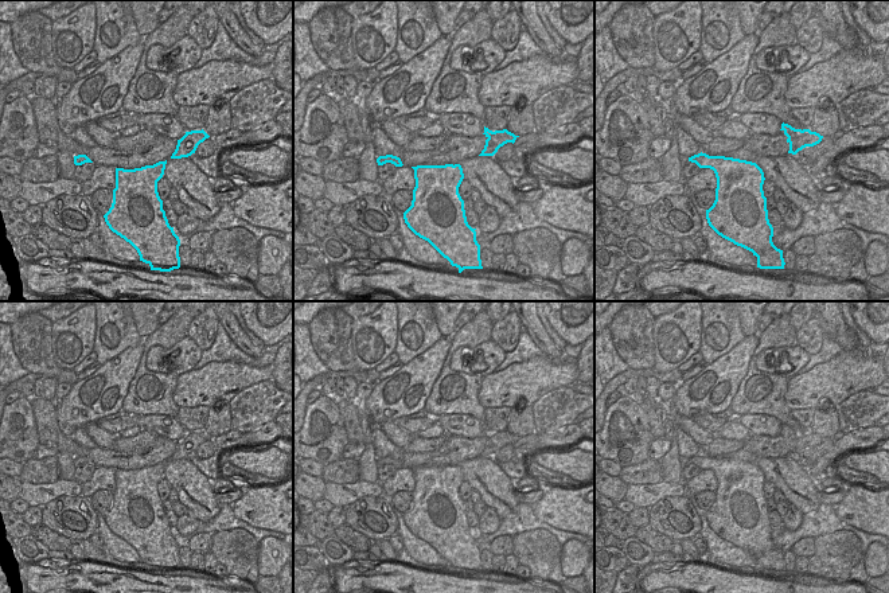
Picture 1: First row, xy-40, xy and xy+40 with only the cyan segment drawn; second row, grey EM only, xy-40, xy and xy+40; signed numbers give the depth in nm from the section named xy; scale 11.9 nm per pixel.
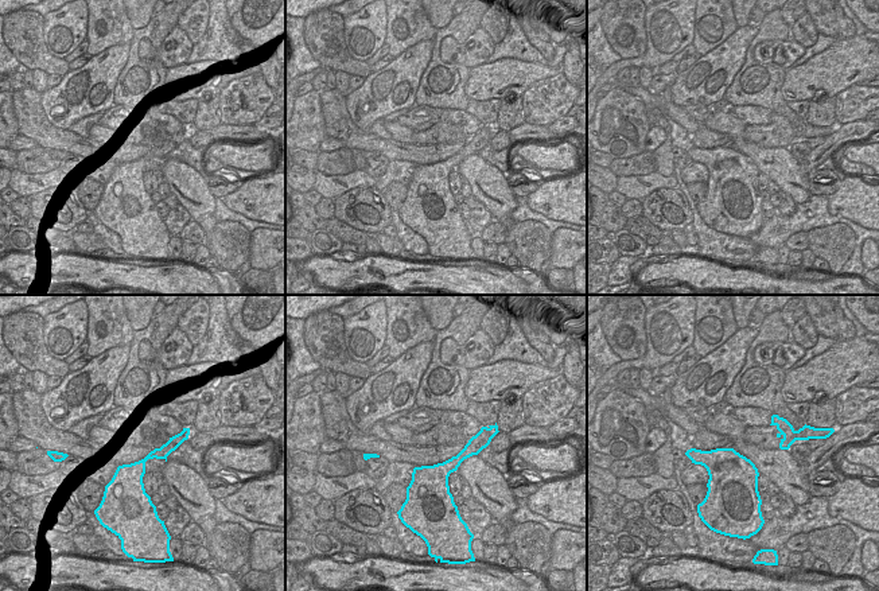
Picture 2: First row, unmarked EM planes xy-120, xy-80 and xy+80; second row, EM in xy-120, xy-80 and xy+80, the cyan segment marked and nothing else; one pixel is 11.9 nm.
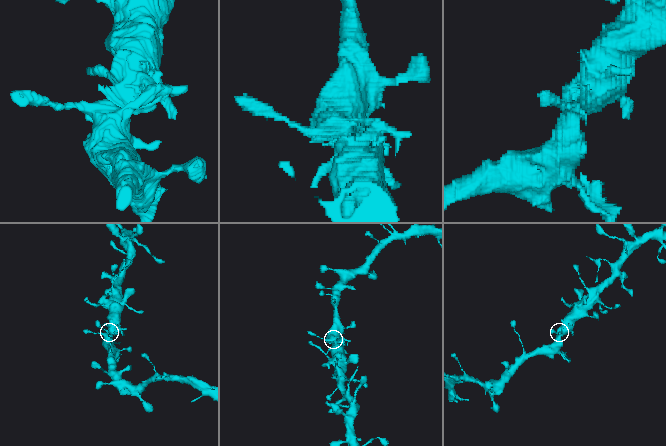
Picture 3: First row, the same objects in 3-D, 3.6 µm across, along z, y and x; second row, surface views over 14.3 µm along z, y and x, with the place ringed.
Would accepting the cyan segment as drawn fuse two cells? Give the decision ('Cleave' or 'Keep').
Keep

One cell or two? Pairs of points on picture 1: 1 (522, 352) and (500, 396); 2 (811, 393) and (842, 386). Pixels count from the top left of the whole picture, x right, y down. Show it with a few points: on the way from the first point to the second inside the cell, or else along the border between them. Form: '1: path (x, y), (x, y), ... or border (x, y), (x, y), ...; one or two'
1: border (537, 355), (513, 362), (495, 371); two
2: path (819, 386), (834, 386); one

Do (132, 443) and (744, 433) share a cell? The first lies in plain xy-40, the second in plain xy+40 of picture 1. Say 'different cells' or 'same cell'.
different cells

